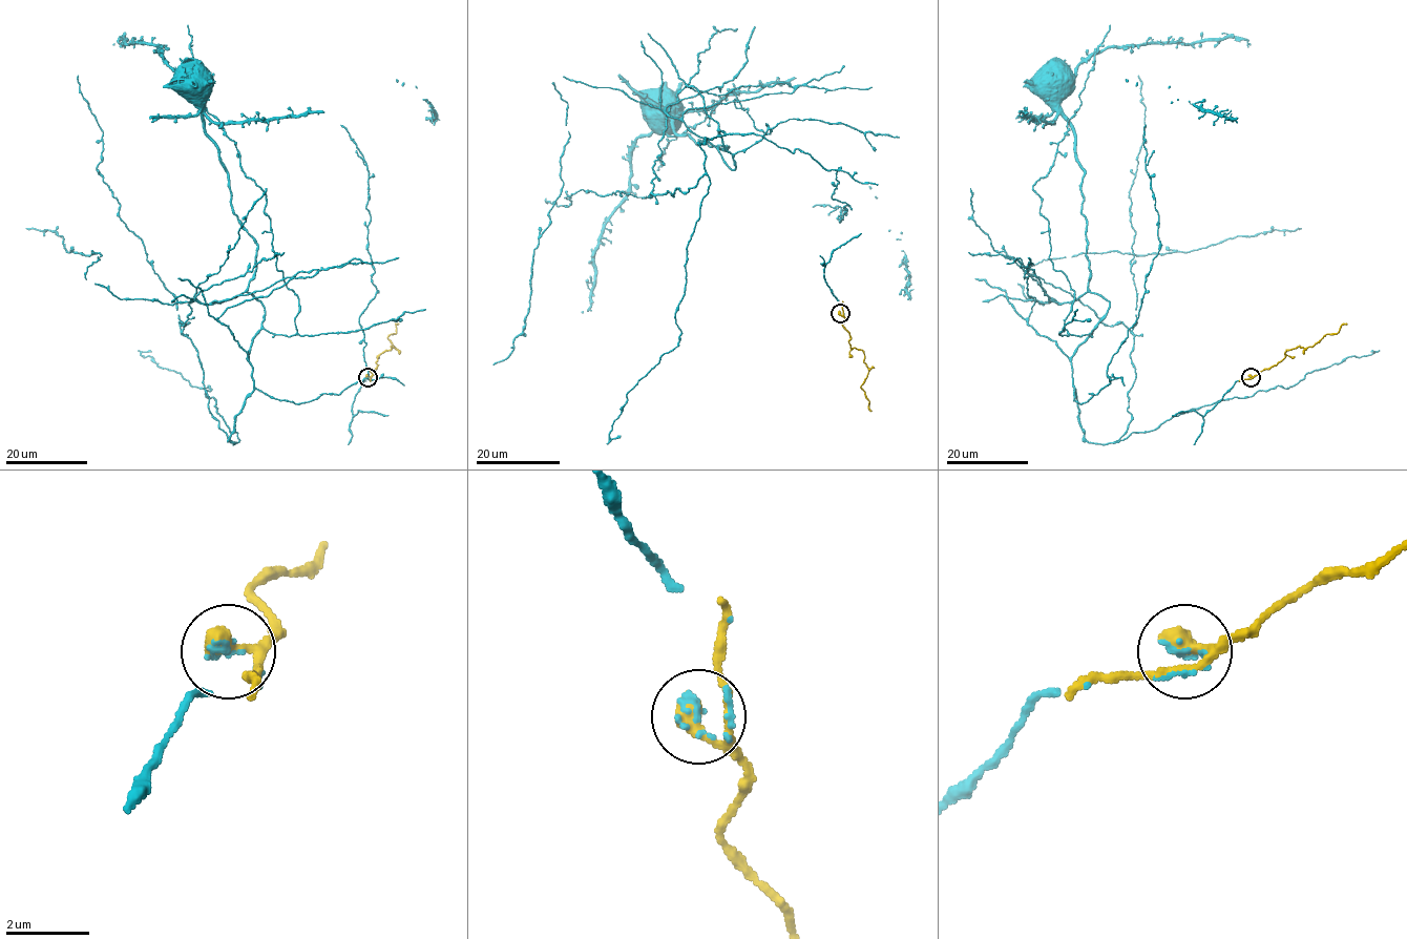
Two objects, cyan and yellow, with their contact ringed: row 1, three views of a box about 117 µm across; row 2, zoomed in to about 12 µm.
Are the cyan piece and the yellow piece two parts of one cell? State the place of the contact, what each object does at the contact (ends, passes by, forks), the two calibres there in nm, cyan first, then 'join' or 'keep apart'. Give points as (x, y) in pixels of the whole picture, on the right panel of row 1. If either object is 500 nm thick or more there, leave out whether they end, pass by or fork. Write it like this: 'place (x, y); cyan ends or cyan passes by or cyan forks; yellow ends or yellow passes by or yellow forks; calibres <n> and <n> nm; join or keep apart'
place (1251, 377); cyan ends; yellow passes by; calibres 130 and 360 nm; join

